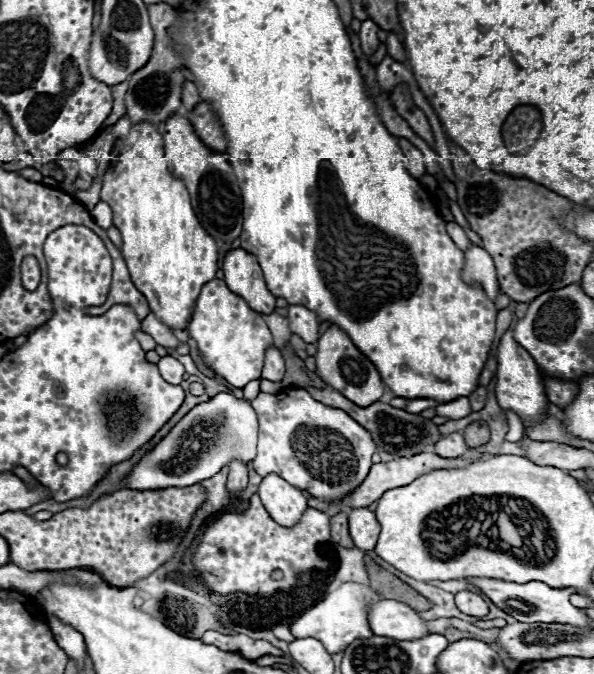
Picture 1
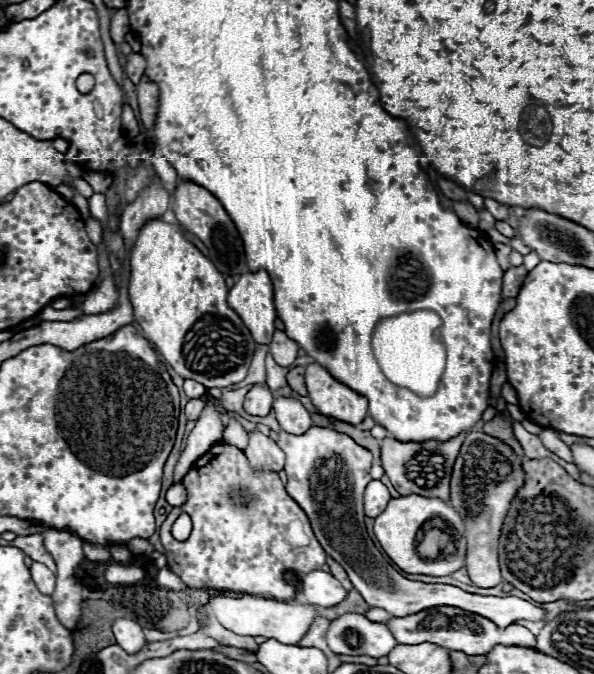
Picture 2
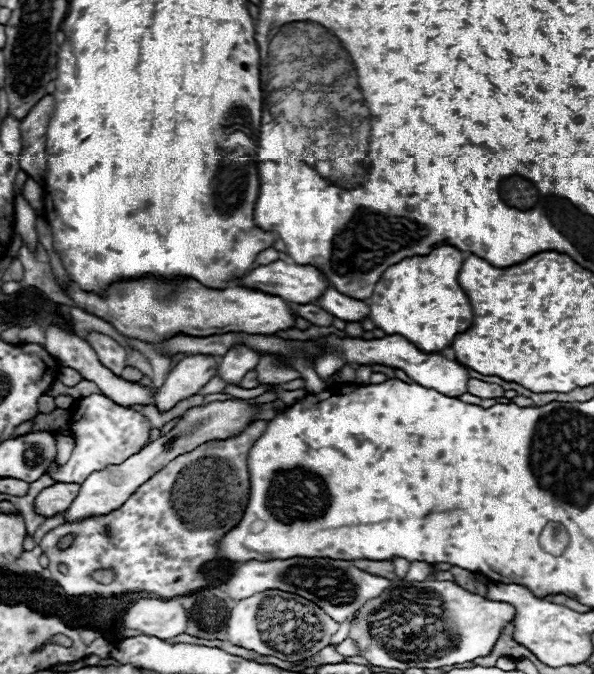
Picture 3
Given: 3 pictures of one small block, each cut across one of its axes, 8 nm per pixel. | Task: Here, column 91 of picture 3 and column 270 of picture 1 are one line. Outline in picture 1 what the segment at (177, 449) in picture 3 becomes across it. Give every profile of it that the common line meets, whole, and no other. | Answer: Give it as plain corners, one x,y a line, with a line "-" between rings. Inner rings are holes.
276,474
262,480
258,494
270,518
284,528
292,528
308,508
304,494

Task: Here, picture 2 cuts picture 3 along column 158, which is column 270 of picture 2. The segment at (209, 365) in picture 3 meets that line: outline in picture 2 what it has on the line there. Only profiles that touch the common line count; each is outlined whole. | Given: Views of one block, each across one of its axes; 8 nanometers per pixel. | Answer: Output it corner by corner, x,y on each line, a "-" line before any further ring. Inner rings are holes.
254,384
252,390
246,394
244,410
252,416
266,416
272,410
274,394
266,384

